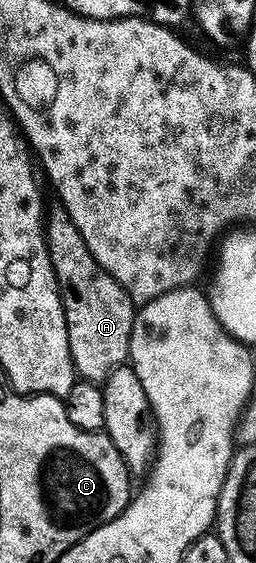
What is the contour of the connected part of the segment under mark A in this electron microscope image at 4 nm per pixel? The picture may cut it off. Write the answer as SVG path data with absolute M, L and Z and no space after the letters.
M52 201L46 204L43 236L63 302L69 353L76 376L88 379L90 383L102 384L115 367L122 367L128 362L136 304L131 302L122 285L108 271L101 269L101 265L97 265L93 253L89 253L89 245L81 241L81 233L77 233L77 225L73 225L62 203Z

